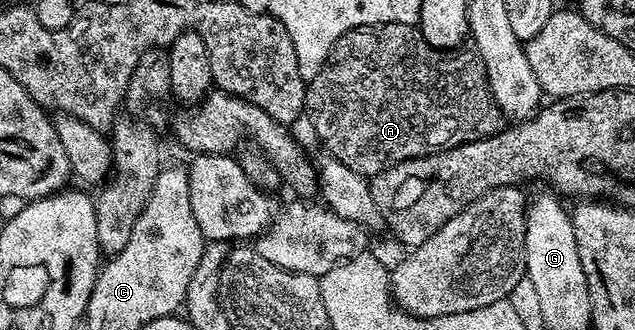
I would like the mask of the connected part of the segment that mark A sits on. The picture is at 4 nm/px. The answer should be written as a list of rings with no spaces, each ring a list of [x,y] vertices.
[[[379,22],[376,26],[358,26],[353,28],[338,38],[335,46],[329,52],[327,63],[323,65],[321,72],[317,72],[317,76],[313,76],[313,80],[306,83],[307,91],[303,101],[305,118],[311,121],[311,126],[315,129],[316,136],[323,141],[323,146],[327,149],[324,151],[330,157],[341,160],[341,164],[353,168],[353,172],[364,176],[374,176],[381,173],[385,168],[389,168],[398,162],[403,162],[407,158],[420,158],[426,154],[433,154],[440,148],[460,146],[473,140],[491,138],[494,134],[504,129],[505,115],[499,111],[499,105],[496,104],[495,97],[491,94],[491,85],[487,79],[487,69],[482,60],[479,59],[478,53],[459,53],[463,52],[433,48],[423,39],[422,34],[419,33],[415,26],[406,26],[396,22]]]

